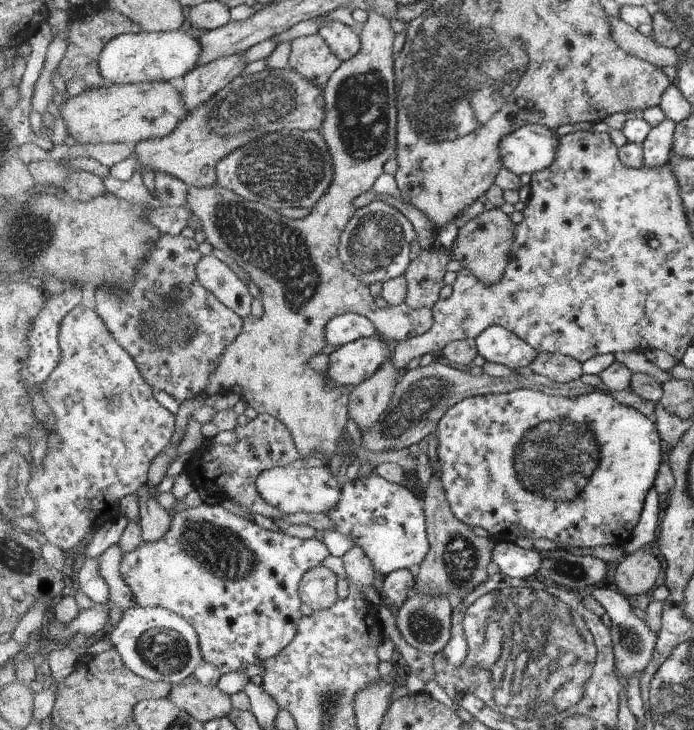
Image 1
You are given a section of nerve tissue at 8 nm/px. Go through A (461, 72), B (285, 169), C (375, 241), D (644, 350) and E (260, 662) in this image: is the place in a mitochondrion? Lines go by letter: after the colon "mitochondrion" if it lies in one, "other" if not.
A: mitochondrion
B: mitochondrion
C: mitochondrion
D: other
E: other

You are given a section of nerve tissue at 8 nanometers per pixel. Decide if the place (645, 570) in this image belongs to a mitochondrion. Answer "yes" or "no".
no

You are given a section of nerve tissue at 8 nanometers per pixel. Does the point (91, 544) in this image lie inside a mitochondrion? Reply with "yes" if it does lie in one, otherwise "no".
no

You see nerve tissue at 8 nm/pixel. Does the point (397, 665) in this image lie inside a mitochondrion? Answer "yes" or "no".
no

